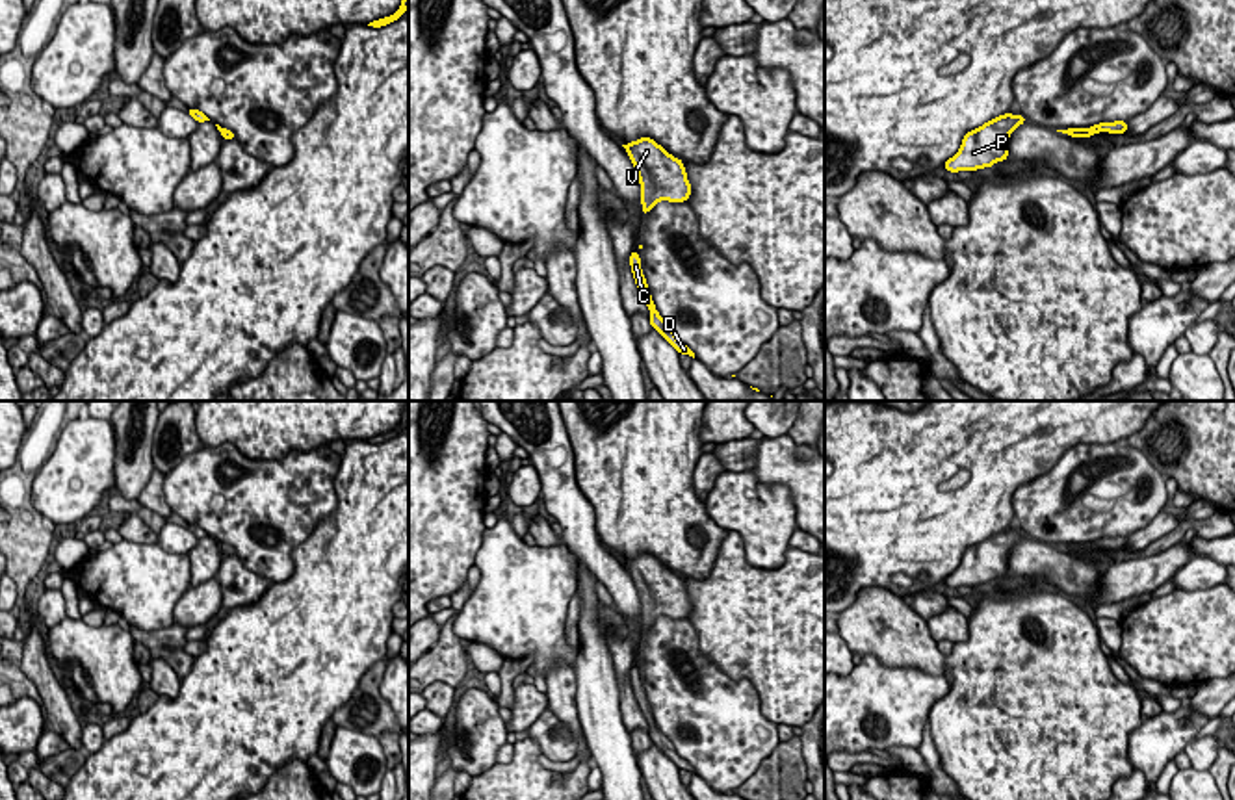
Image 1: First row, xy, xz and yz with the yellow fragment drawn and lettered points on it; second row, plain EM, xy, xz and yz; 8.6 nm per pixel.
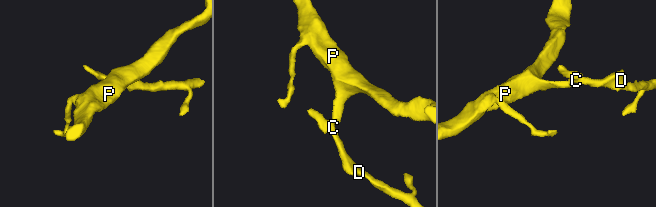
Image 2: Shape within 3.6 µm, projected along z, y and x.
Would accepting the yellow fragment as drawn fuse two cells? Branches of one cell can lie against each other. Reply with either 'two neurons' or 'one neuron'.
two neurons

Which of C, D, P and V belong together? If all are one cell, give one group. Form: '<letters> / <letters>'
C D / P V

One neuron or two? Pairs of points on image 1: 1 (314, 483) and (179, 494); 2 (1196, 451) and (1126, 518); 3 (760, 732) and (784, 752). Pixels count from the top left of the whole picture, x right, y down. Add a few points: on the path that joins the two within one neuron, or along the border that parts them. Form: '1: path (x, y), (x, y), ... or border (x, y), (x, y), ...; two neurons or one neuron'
1: path (281, 489), (212, 489); one neuron
2: border (1135, 450), (1169, 477); two neurons
3: border (780, 743), (749, 778); two neurons

